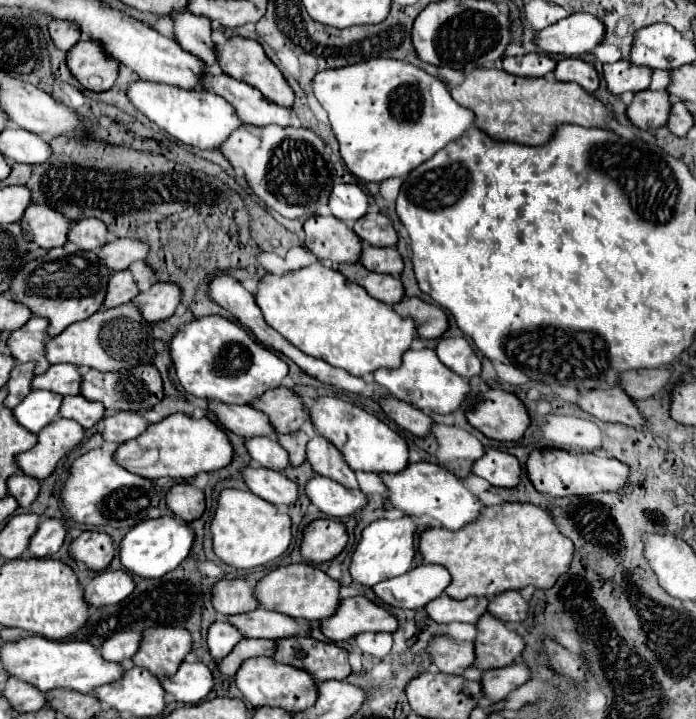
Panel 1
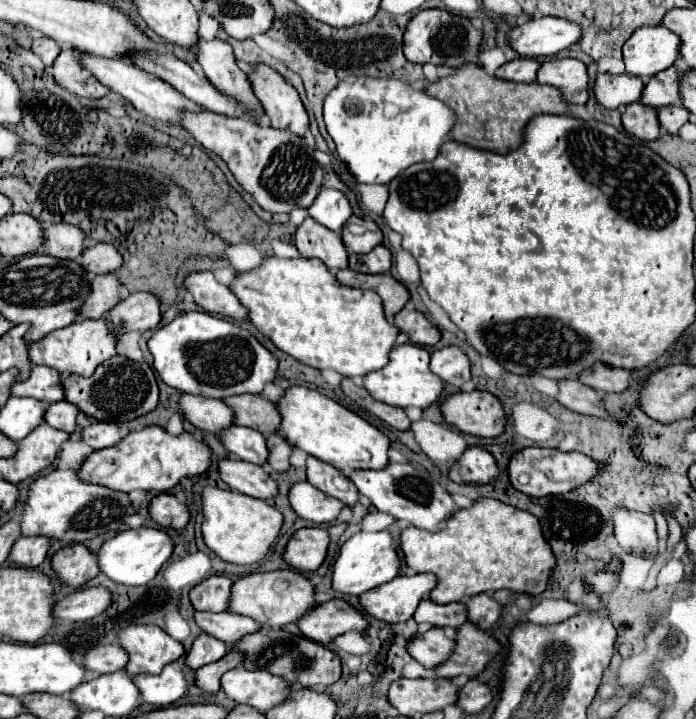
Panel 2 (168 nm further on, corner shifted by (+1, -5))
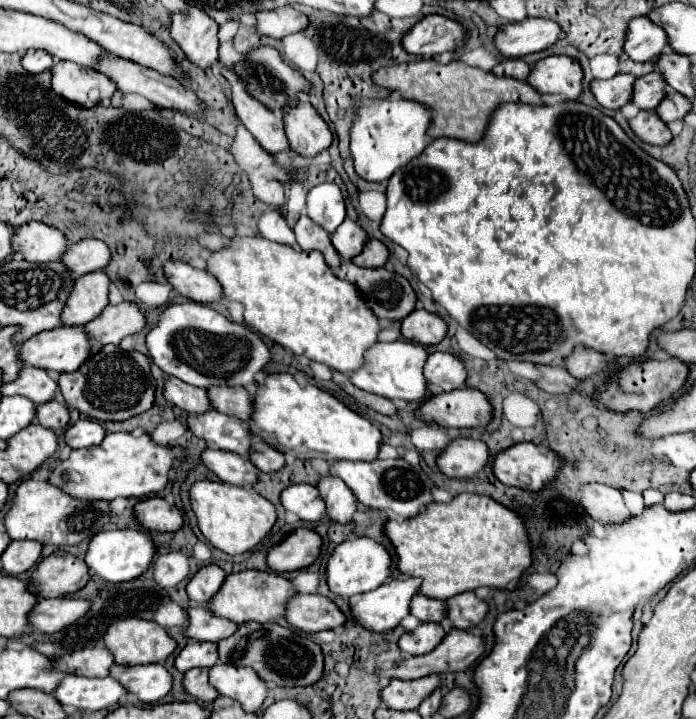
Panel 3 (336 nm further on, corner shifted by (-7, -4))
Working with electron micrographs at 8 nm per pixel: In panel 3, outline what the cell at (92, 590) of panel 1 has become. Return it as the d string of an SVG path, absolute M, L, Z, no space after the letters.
M71 596L53 600L41 598L33 608L33 612L29 614L29 622L33 630L53 634L77 622L81 616L85 616L87 610L89 610L87 598L71 598Z

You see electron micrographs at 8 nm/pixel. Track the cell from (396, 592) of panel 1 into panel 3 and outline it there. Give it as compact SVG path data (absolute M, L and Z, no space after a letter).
M393 578L381 588L349 598L349 606L357 622L373 632L393 630L405 616L409 604L421 588L421 578Z

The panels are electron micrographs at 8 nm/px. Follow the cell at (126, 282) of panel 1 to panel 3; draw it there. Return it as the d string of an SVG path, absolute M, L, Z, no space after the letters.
M91 272L75 280L73 292L63 308L61 320L65 326L85 326L109 304L109 276L105 272Z

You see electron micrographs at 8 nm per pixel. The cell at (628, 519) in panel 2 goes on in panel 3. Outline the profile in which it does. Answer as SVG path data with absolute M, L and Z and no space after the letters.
M585 484L581 494L585 510L601 524L623 524L633 516L627 510L621 492L615 488L603 484Z

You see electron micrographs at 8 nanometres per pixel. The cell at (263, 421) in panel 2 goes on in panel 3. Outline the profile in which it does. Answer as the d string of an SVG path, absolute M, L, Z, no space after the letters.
M213 386L207 390L209 400L215 410L227 416L235 416L239 420L249 422L253 412L253 394L245 388L231 388L231 386Z

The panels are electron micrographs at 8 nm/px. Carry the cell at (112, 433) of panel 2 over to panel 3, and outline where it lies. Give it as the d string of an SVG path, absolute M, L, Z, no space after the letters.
M77 420L67 432L65 432L65 442L71 448L89 448L91 444L97 446L103 442L107 430L95 422L95 420Z

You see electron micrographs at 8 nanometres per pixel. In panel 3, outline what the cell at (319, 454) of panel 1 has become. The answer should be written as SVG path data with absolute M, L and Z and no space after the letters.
M321 476L317 488L327 504L327 516L333 522L347 524L353 520L353 514L357 510L357 498L353 496L353 492L349 492L349 488L345 488L345 484L341 484L341 480L337 480L337 476Z

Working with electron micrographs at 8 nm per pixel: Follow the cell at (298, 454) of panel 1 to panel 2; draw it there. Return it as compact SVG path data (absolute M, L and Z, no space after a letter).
M277 433L267 437L267 449L269 449L269 457L267 457L267 465L273 471L287 471L289 469L289 455L293 451L293 447Z

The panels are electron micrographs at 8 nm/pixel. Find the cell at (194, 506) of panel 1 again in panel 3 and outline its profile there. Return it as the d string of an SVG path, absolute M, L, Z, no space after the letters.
M147 498L135 504L137 520L155 532L175 532L183 526L183 512L163 498Z

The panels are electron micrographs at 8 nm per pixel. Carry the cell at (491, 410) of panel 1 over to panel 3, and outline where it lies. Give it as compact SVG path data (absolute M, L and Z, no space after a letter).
M461 388L431 396L417 414L427 422L437 422L445 428L487 428L493 420L493 406L483 392Z

